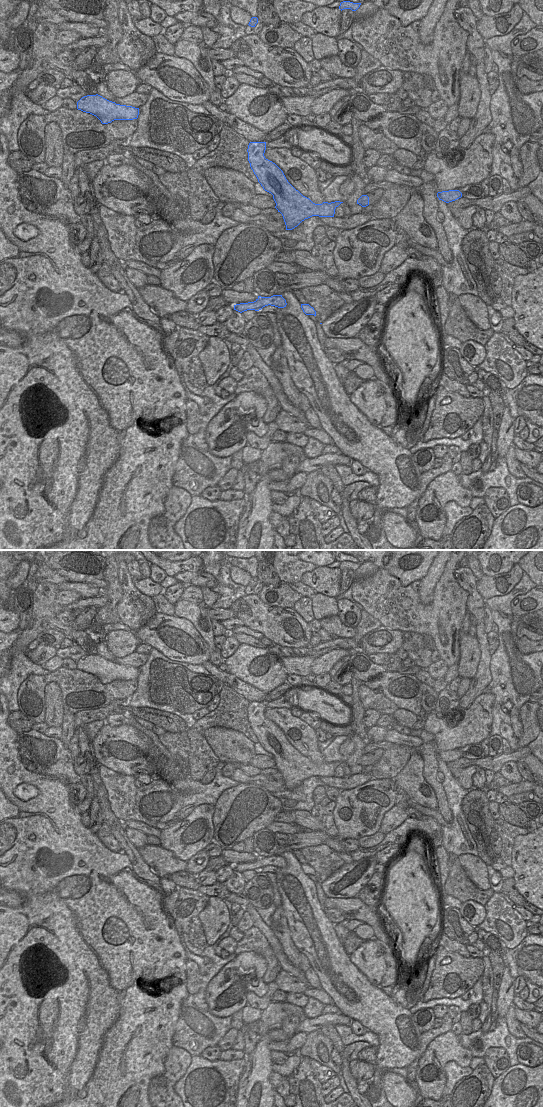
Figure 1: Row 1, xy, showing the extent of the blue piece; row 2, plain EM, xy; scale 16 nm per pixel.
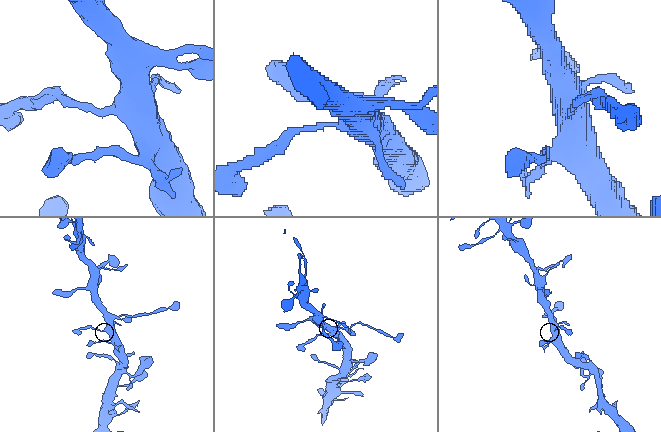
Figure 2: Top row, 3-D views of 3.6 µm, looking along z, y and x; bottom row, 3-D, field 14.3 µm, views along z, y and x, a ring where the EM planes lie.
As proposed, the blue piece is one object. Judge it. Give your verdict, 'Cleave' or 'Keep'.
Cleave

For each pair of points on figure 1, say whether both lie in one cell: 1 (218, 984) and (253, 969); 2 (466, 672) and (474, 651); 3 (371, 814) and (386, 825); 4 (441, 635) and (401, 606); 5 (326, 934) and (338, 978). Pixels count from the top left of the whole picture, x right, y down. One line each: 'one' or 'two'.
1: one
2: one
3: two
4: one
5: one

